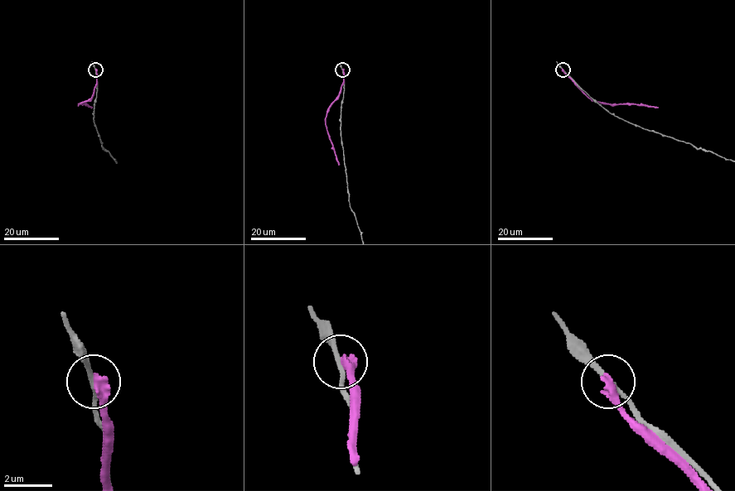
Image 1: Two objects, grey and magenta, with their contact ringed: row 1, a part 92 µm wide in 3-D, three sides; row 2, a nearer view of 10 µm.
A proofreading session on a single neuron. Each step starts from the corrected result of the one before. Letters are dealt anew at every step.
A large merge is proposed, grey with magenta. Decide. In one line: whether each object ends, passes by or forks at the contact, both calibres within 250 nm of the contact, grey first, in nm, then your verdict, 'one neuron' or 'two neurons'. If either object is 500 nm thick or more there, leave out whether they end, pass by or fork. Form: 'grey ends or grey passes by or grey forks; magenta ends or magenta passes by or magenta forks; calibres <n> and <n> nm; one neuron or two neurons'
grey passes by; magenta ends; calibres 190 and 440 nm; two neurons

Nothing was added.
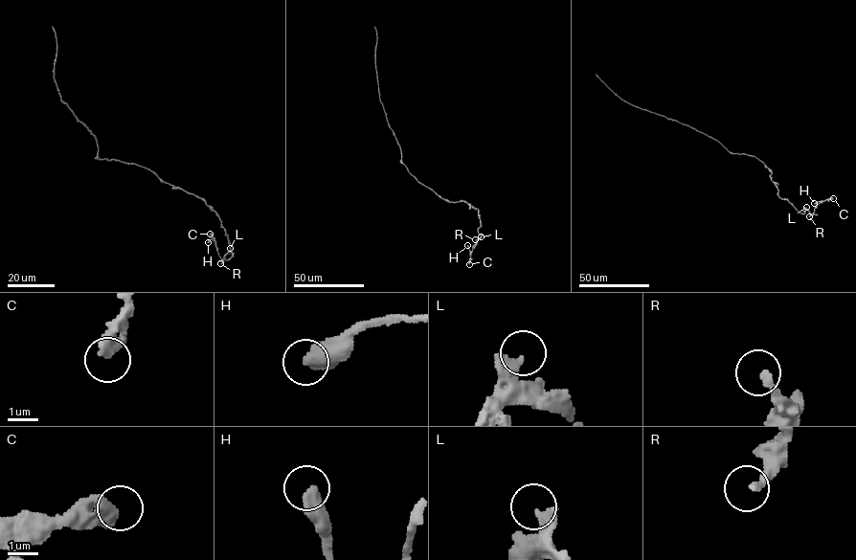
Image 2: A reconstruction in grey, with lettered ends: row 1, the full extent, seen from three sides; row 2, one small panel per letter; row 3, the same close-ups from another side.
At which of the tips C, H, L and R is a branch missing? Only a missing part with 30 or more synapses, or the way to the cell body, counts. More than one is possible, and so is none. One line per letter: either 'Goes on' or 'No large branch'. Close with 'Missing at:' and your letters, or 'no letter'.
C: No large branch
H: No large branch
L: No large branch
R: No large branch
Missing at: no letter

